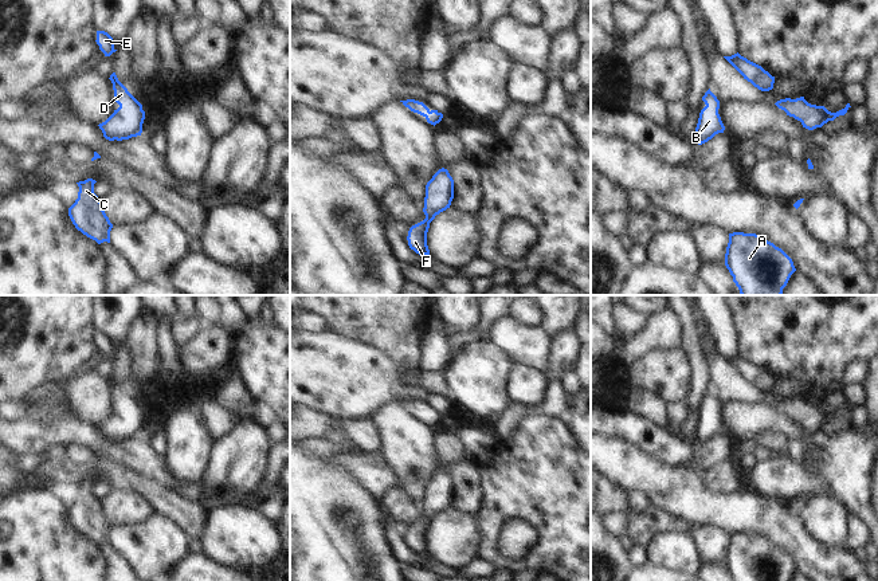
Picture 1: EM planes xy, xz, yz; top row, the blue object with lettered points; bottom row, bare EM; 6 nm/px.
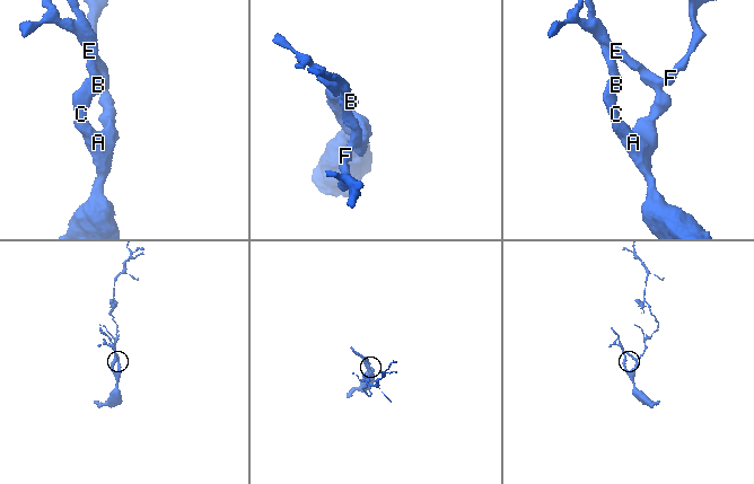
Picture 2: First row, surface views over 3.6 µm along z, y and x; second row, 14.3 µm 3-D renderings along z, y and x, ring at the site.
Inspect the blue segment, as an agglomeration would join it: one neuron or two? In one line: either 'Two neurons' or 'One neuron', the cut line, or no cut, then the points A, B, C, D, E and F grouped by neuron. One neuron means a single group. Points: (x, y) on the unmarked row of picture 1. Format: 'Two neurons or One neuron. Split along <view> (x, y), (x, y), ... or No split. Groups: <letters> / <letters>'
One neuron. No split. Groups: A B C D E F

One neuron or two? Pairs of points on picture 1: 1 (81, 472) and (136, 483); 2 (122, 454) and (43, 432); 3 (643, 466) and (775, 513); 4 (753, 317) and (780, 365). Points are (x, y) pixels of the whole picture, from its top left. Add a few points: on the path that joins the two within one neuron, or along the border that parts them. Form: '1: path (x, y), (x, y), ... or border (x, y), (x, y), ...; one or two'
1: path (94, 472), (114, 472), (122, 477); one
2: path (102, 447), (85, 432), (63, 432); one
3: path (675, 491), (679, 491), (705, 509), (743, 511); one
4: path (765, 329), (780, 346), (780, 353); one

